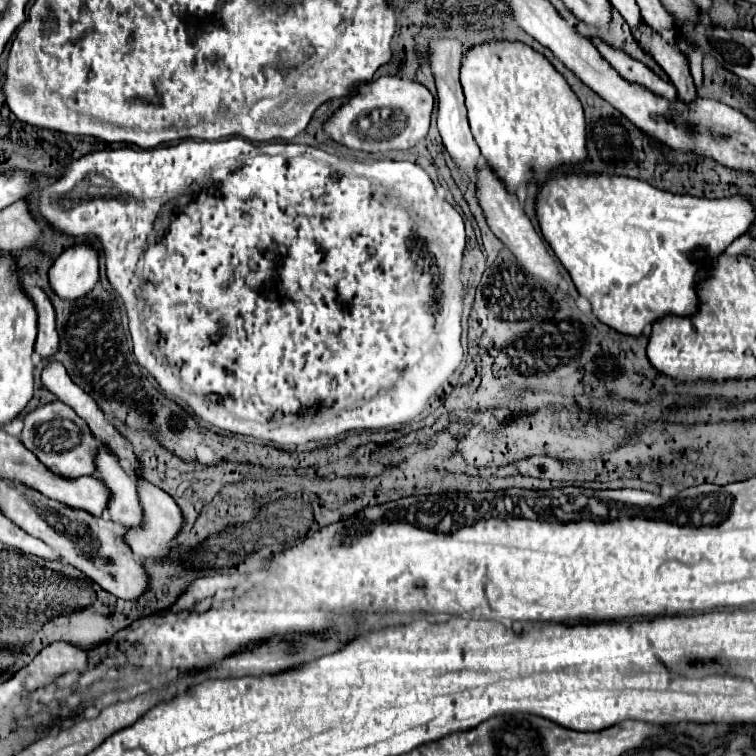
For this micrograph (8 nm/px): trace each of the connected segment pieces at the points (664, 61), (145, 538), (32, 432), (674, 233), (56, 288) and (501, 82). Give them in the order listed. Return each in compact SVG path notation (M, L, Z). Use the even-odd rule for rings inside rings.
M643 27L641 31L637 31L637 39L643 43L643 47L649 51L649 55L663 67L663 71L669 75L671 83L677 89L677 97L683 103L695 101L697 91L695 91L693 79L689 75L687 59L685 59L685 55L681 55L675 39L669 33L657 35L649 27Z
M141 479L137 483L137 493L141 499L141 507L145 507L145 527L129 527L125 529L125 543L131 547L131 551L141 559L163 559L167 555L165 547L181 529L181 509L177 503L159 487L151 485L147 479Z
M47 403L25 417L25 427L21 433L23 445L37 455L37 459L49 467L53 473L61 477L83 477L95 473L93 455L97 451L97 443L93 433L89 431L87 423L75 415L71 407L65 403Z
M561 175L557 179L549 179L537 197L537 219L543 231L543 237L549 241L553 247L557 259L563 263L563 267L569 271L577 291L581 297L589 299L593 305L595 315L599 317L601 323L609 325L617 333L625 333L629 337L637 335L649 335L651 325L657 323L657 319L663 319L667 315L677 315L677 317L691 317L697 313L699 307L699 295L697 287L701 281L705 281L711 273L711 263L715 261L729 243L733 243L739 235L743 235L749 225L755 219L755 207L749 199L745 197L727 197L727 199L699 199L699 197L689 197L689 195L673 195L669 191L661 191L657 187L651 187L645 181L639 179L625 179L625 177L609 177L609 175Z
M83 243L61 253L49 269L49 285L59 299L75 301L85 297L99 281L97 251Z
M485 43L481 47L473 47L471 51L465 53L463 65L461 65L461 85L463 85L463 93L465 93L465 105L469 111L469 125L471 125L471 133L481 149L481 155L485 159L485 163L489 165L489 169L497 175L497 179L503 183L503 187L511 193L515 193L521 185L535 185L539 181L539 175L547 175L551 171L557 169L567 169L567 167L577 167L583 165L587 161L587 125L585 125L585 117L583 117L583 109L581 103L577 99L577 95L569 89L567 81L557 75L555 67L537 51L533 51L531 47L523 45L523 43Z

